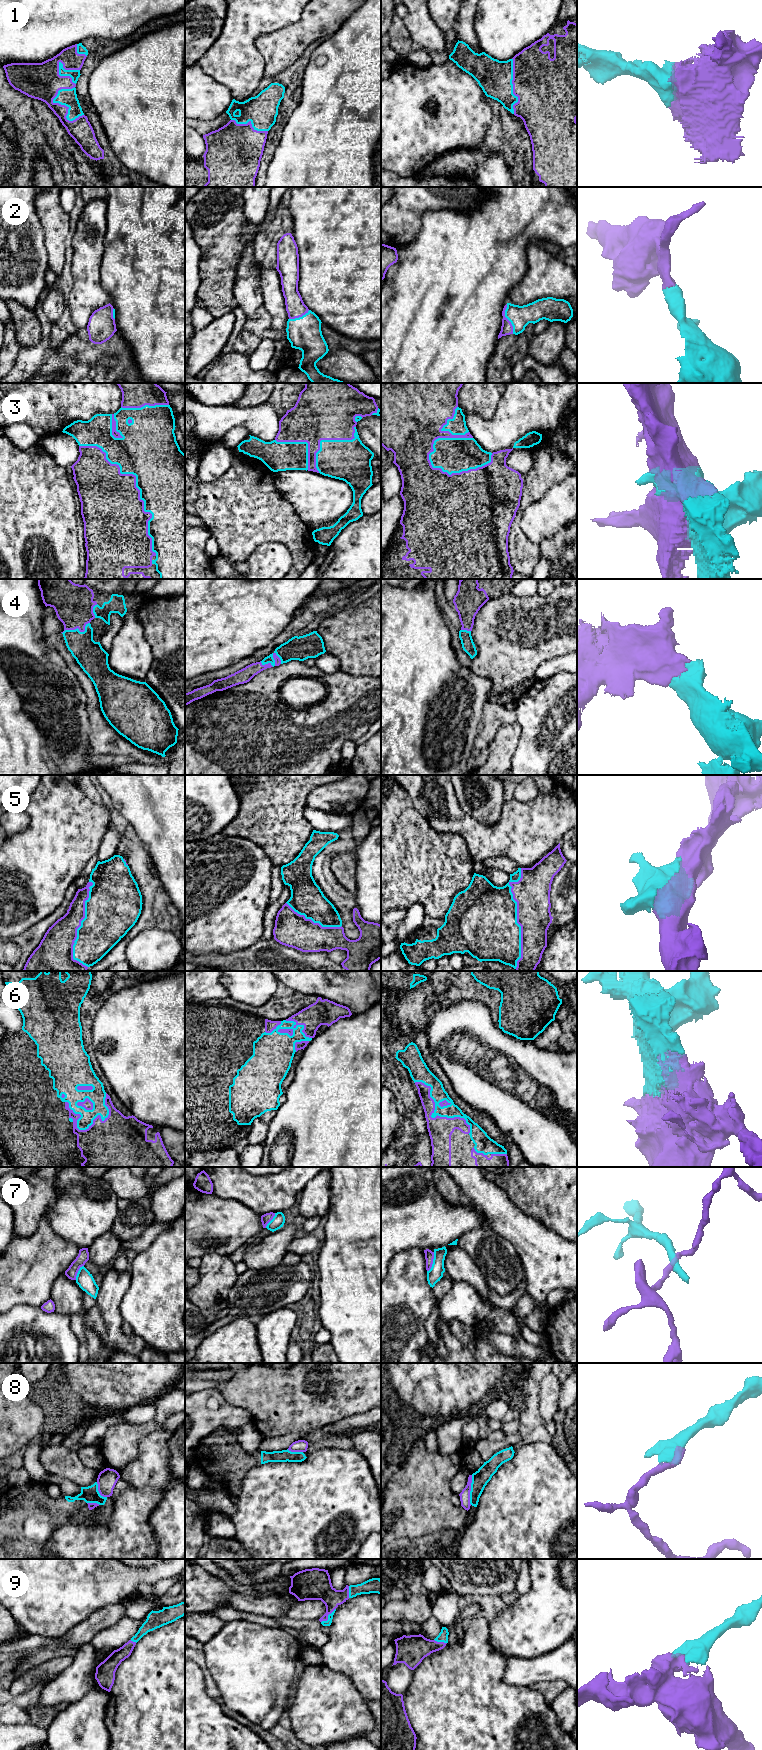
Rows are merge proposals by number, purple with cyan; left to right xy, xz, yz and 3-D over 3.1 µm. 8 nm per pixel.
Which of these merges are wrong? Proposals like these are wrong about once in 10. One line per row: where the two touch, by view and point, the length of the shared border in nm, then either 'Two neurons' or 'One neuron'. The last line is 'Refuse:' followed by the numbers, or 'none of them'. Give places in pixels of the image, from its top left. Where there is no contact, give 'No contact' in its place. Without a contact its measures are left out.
1: Touches purple at xy (68, 108). Shared border 300 nm. One neuron
2: Touches purple at yz (507, 319). Shared border 240 nm. One neuron
3: Touches purple at xy (135, 485). Shared border 1100 nm. One neuron
4: Touches purple at xz (275, 663). Shared border 180 nm. One neuron
5: Touches purple at yz (517, 915). Shared border 800 nm. One neuron
6: Touches purple at yz (431, 1117). Shared border 600 nm. One neuron
7: Touches purple at yz (432, 1262). Shared border 170 nm. Two neurons
8: Touches purple at yz (470, 1490). Shared border 240 nm. Two neurons
9: Touches purple at xz (327, 1617). Shared border 170 nm. One neuron
Refuse: 7, 8

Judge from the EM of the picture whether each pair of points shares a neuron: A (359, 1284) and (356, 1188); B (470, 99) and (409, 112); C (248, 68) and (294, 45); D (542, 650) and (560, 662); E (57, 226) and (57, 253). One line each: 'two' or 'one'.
A: one
B: one
C: two
D: two
E: one

